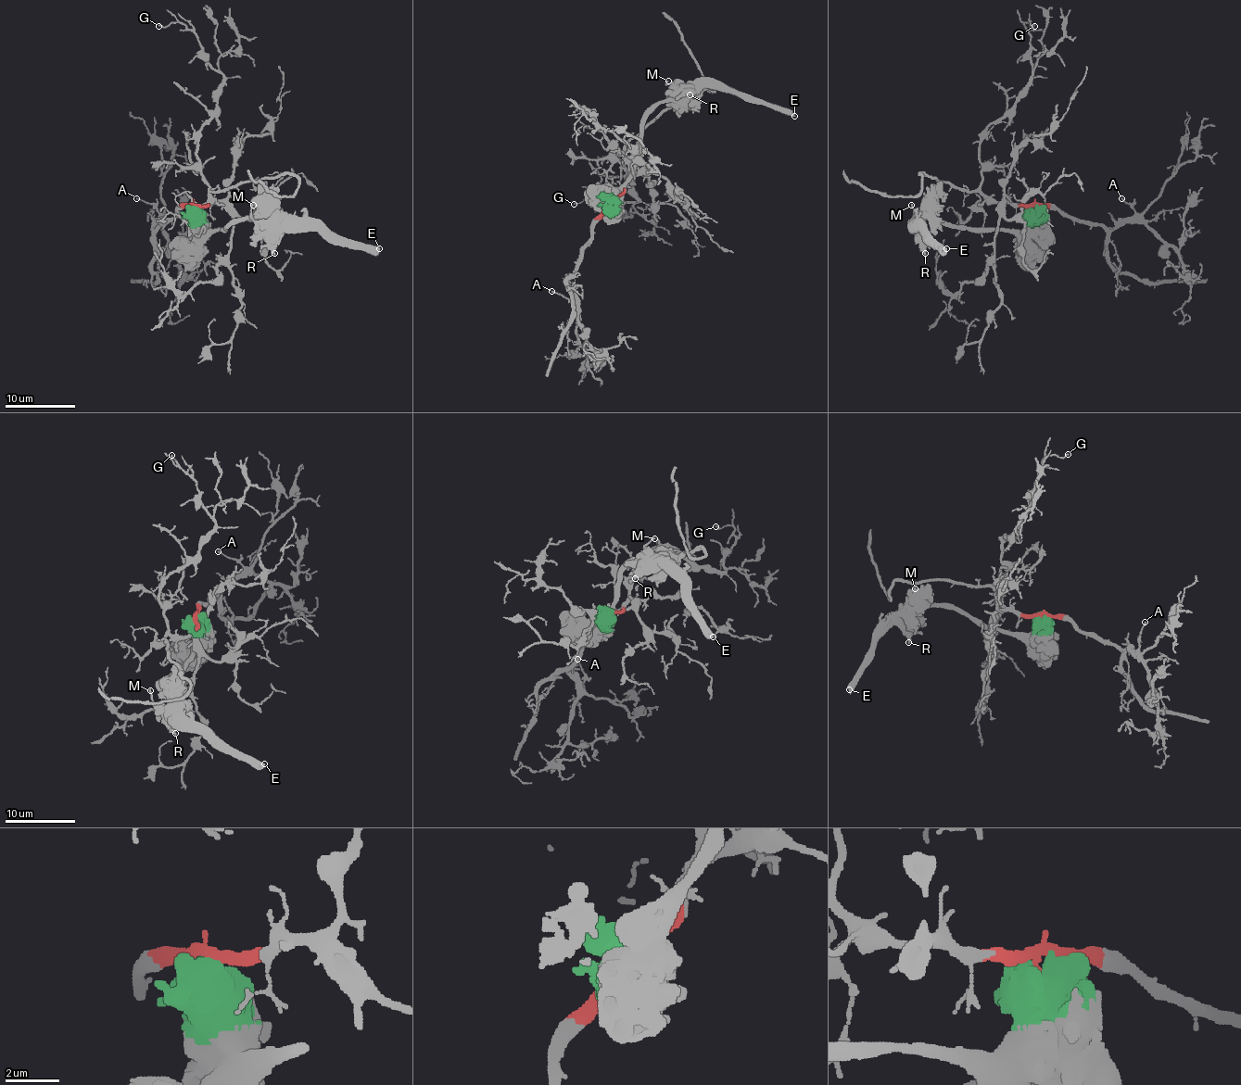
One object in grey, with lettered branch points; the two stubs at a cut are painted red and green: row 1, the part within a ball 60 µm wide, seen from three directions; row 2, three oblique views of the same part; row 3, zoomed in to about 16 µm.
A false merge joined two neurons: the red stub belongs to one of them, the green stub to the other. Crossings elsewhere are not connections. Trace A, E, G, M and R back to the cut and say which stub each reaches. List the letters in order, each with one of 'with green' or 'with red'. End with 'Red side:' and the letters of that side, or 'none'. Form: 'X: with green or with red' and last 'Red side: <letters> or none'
A: with red
E: with green
G: with red
M: with green
R: with green
Red side: A, G

